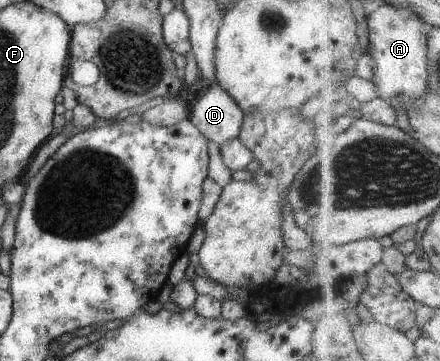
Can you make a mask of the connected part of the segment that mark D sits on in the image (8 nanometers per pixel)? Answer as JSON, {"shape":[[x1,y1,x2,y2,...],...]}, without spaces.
{"shape":[[217,84,201,93,192,102,189,112,191,124,205,140,211,140,217,146,239,134,243,114]]}

